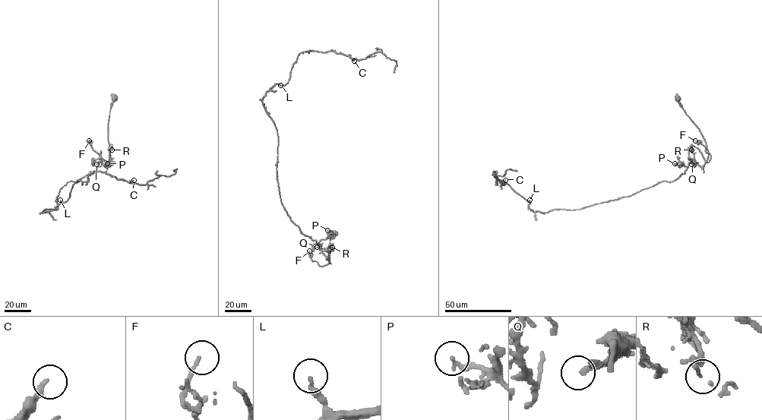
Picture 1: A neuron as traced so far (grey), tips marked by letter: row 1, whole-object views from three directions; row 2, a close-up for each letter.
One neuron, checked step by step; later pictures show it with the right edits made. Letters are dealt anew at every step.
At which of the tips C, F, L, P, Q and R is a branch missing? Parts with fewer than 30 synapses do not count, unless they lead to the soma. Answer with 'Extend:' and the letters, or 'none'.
Extend: C

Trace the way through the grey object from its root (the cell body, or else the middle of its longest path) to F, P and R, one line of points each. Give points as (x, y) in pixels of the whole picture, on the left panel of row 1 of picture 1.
F: (114, 98), (109, 121), (109, 162), (93, 150), (89, 140)
P: (114, 98), (108, 126), (109, 165), (105, 167), (100, 162), (98, 166), (107, 166), (107, 163)
R: (114, 98), (108, 126), (109, 161), (112, 150)

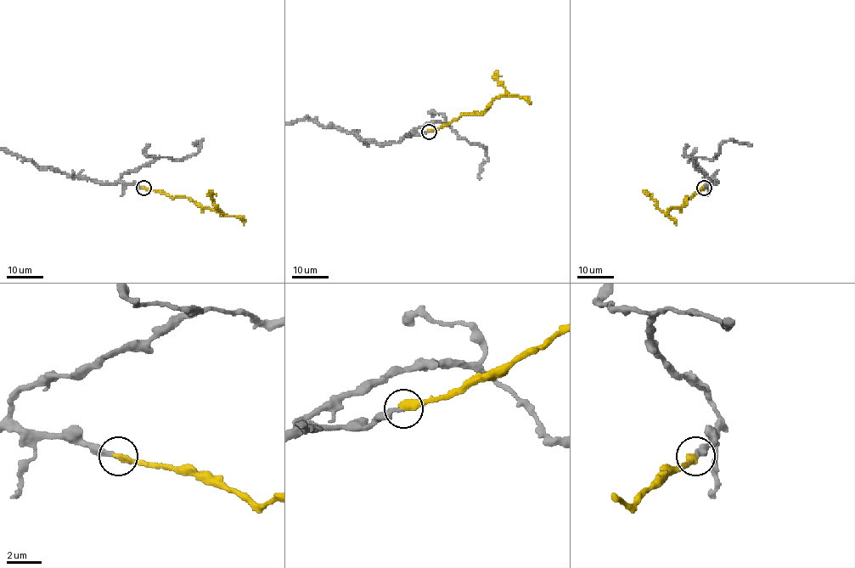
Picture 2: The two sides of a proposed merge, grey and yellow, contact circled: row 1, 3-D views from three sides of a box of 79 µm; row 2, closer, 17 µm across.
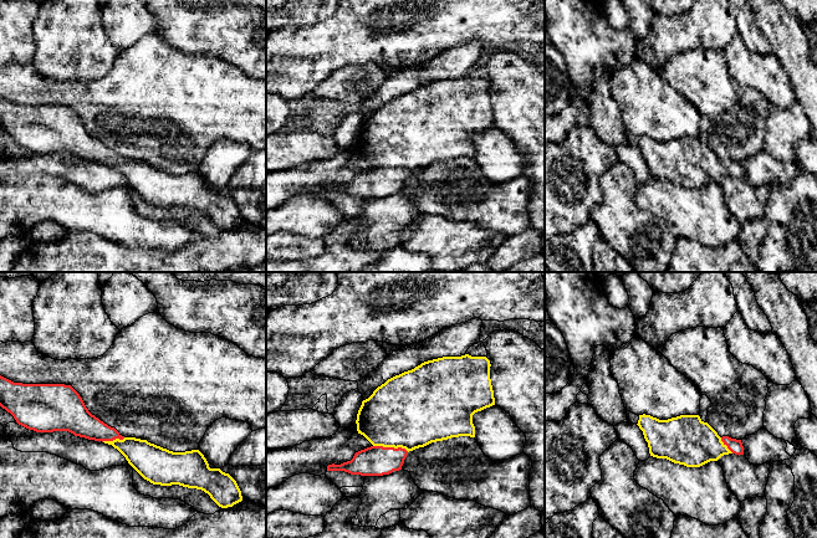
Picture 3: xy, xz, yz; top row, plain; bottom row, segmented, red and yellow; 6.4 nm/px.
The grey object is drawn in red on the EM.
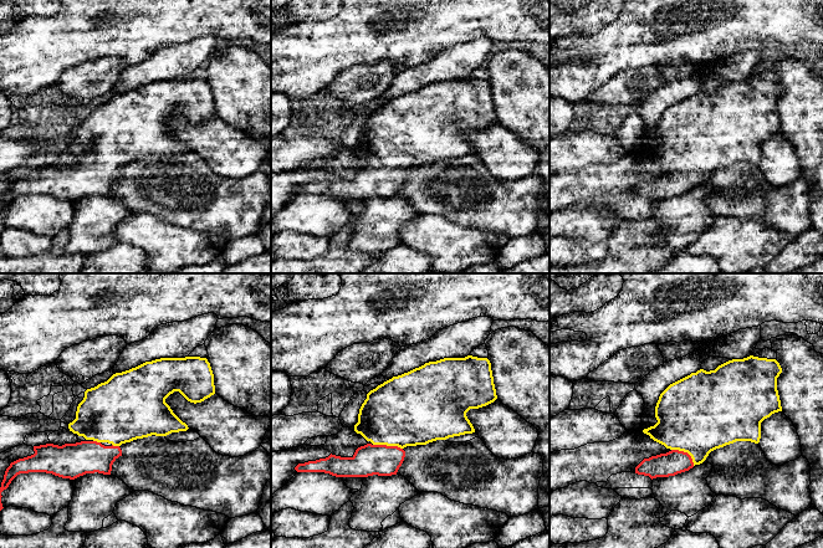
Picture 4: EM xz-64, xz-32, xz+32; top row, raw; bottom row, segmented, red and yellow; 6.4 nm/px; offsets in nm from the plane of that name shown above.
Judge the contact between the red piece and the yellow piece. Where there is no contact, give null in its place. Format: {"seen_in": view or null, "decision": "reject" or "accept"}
{"seen_in": "xz", "decision": "accept"}

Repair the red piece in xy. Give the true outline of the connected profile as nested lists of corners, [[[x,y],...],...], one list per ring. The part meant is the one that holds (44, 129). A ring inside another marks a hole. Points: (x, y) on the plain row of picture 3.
[[[0,97],[0,128],[29,152],[68,153],[112,166],[153,206],[201,211],[221,230],[242,222],[236,203],[220,190],[210,190],[199,171],[173,174],[147,162],[122,158],[92,137],[71,107],[22,106]]]

